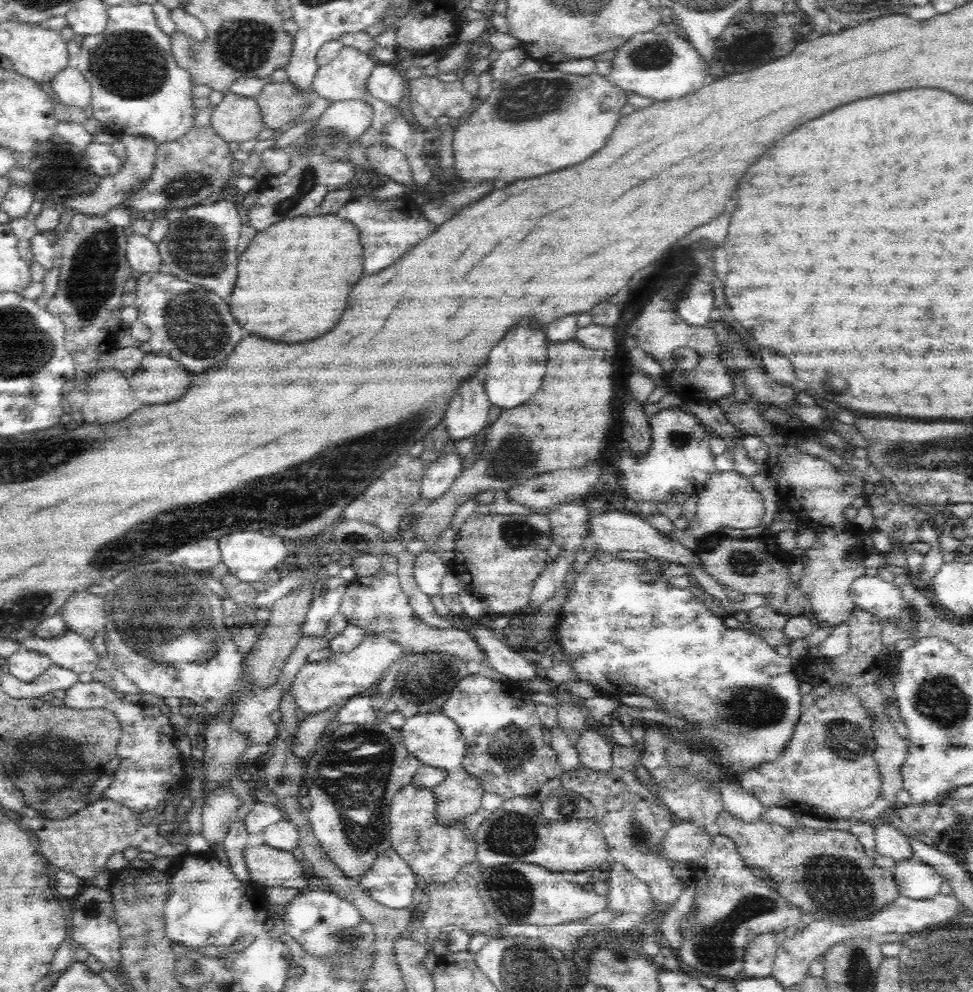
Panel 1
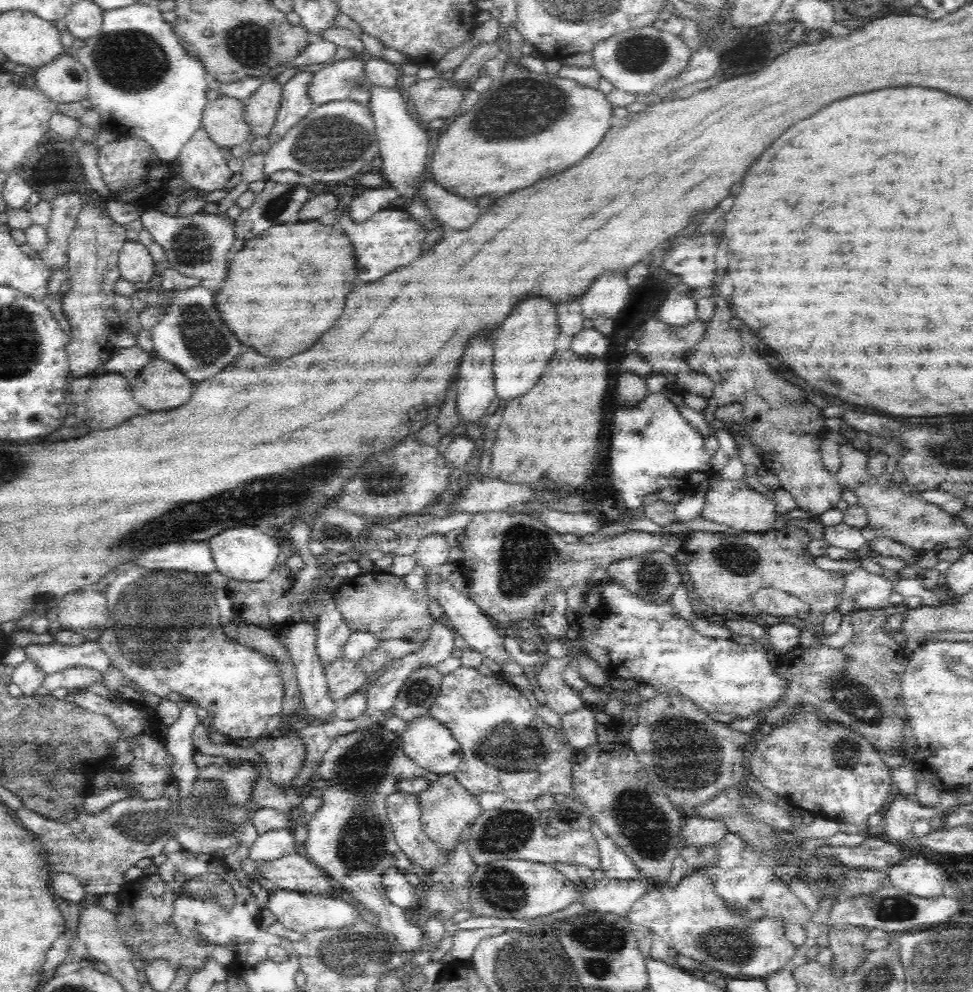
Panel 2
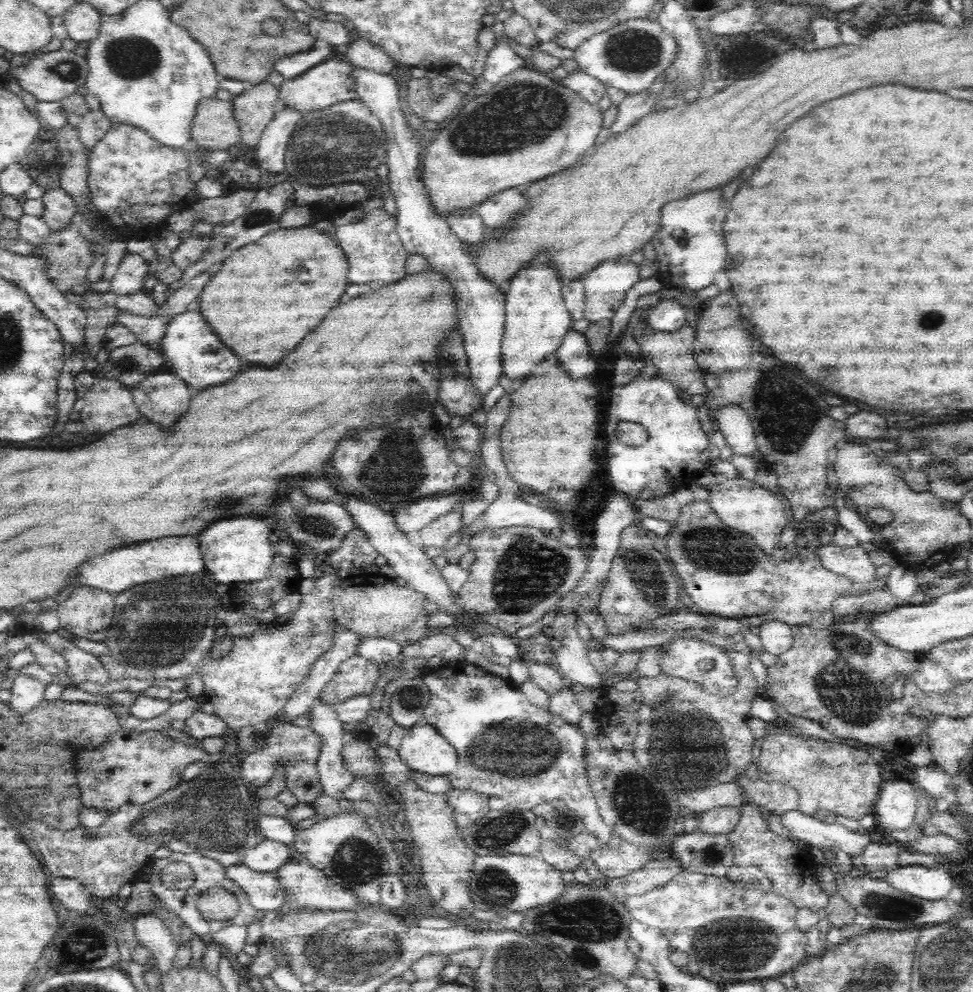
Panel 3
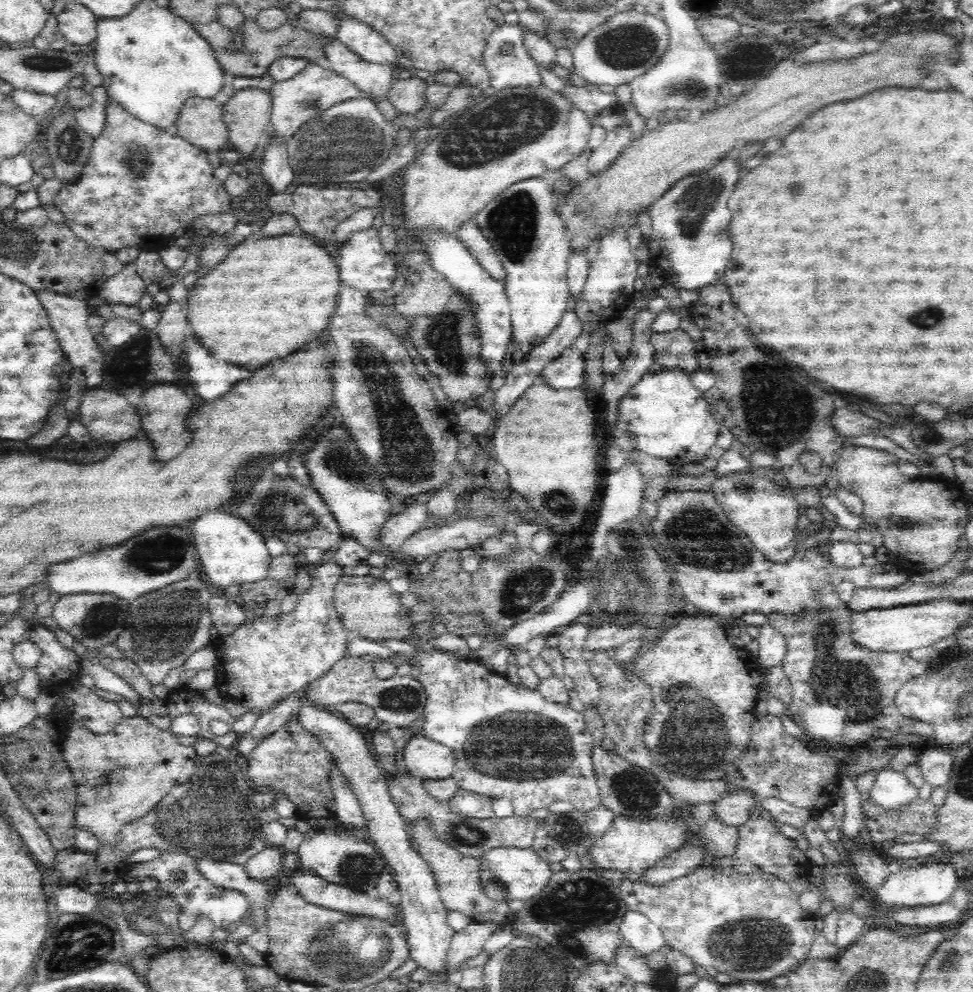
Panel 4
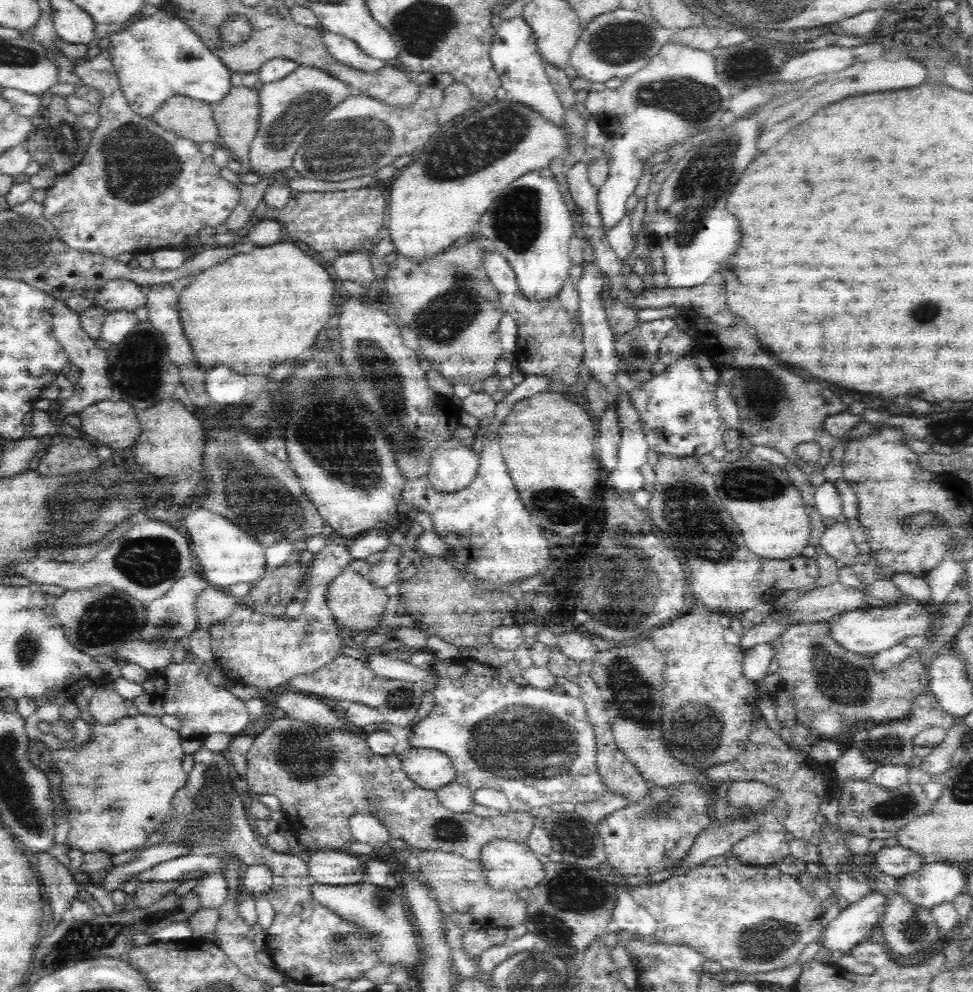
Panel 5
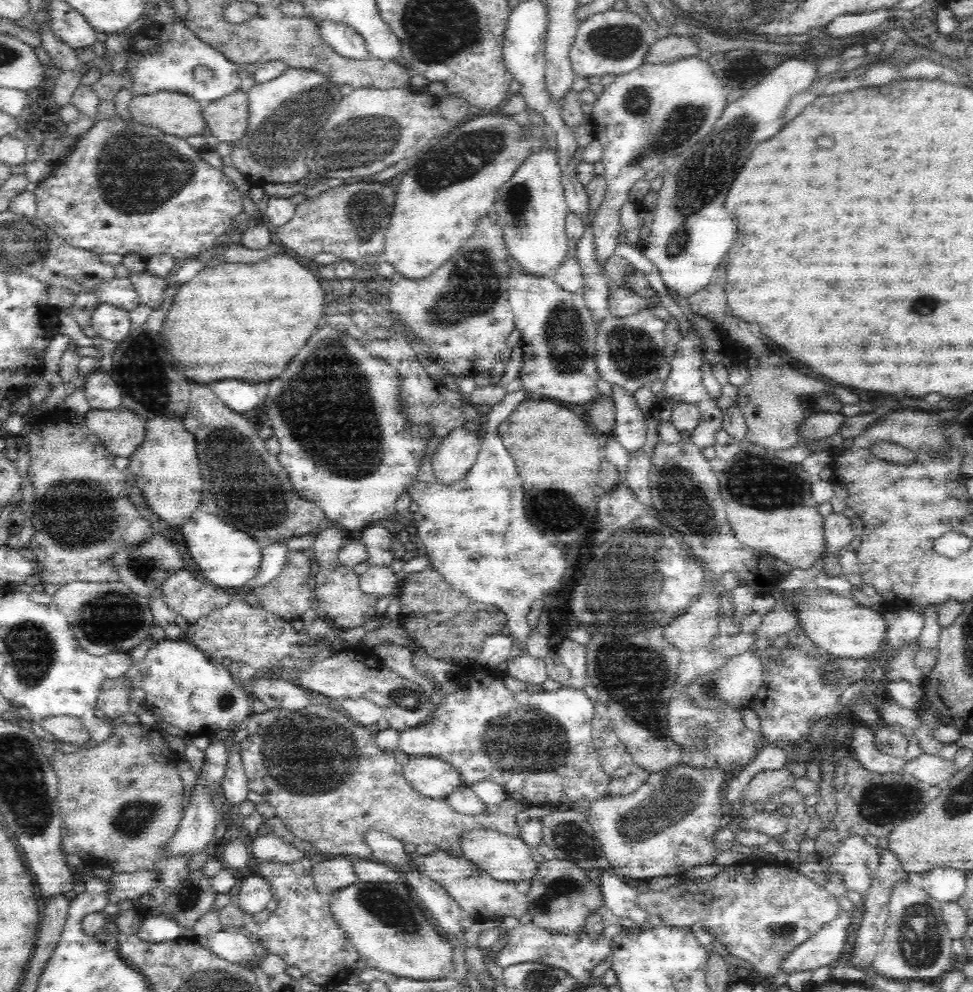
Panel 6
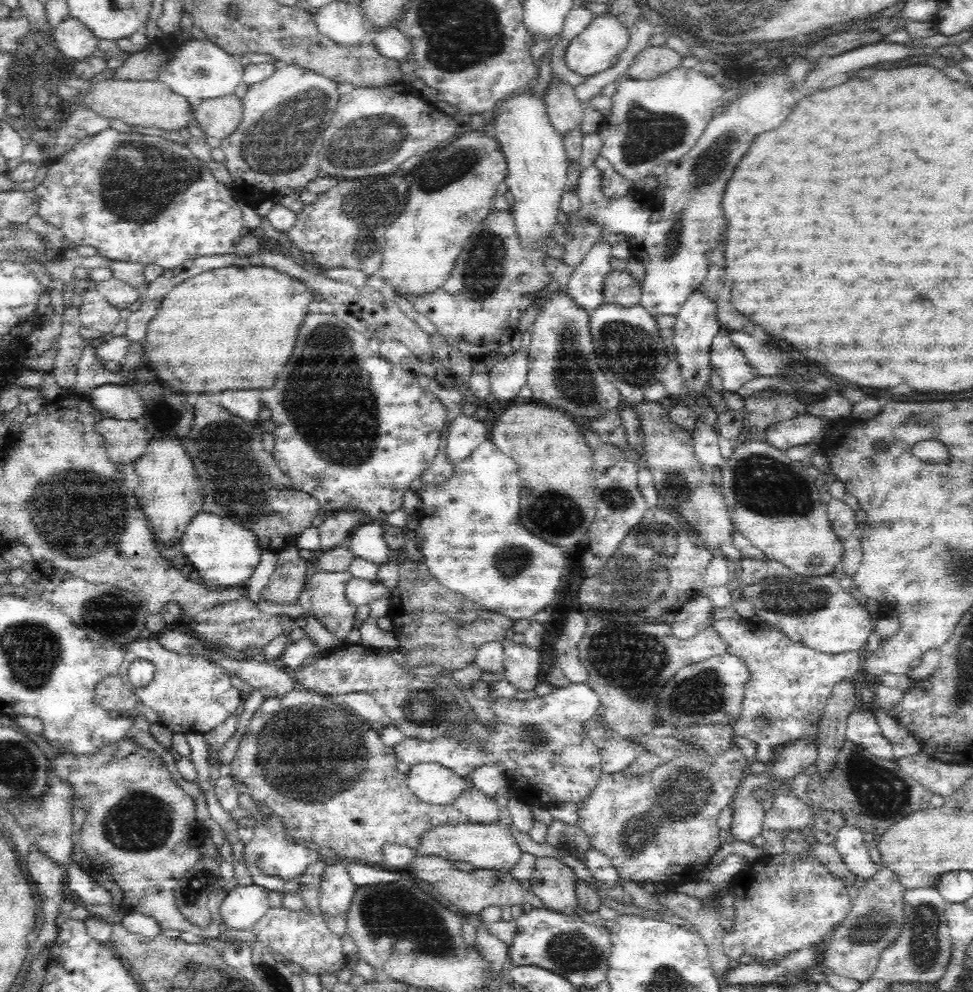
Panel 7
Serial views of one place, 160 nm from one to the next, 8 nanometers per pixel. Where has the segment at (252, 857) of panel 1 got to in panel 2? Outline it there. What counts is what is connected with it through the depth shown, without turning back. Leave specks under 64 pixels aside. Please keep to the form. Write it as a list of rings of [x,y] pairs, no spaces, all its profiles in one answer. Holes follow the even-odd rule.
[[[296,852],[260,862],[257,873],[285,891],[322,896],[335,896],[340,892],[338,886],[331,884],[334,882],[325,871]]]

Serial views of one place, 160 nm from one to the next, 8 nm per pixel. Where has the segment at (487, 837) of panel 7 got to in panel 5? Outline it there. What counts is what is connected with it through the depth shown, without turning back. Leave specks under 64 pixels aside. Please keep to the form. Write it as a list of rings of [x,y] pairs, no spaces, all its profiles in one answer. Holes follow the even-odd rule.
[[[492,840],[481,850],[478,860],[483,866],[488,885],[494,892],[512,891],[517,894],[521,890],[534,890],[545,877],[544,864],[526,844],[518,844],[507,840]]]

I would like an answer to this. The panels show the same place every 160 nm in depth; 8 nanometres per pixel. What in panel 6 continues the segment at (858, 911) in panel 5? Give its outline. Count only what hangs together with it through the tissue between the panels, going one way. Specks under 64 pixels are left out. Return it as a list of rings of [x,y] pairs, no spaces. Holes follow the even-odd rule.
[[[856,907],[841,910],[832,922],[825,924],[812,938],[790,952],[780,969],[792,973],[796,970],[814,970],[838,960],[846,950],[848,930],[852,926],[855,910]]]

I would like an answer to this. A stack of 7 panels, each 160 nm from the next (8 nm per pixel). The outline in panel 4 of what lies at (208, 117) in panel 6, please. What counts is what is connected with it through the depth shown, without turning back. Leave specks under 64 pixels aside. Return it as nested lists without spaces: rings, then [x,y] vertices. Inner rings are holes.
[[[247,88],[236,91],[223,106],[223,119],[229,130],[229,141],[240,153],[256,155],[261,141],[270,132],[272,99],[269,90]]]

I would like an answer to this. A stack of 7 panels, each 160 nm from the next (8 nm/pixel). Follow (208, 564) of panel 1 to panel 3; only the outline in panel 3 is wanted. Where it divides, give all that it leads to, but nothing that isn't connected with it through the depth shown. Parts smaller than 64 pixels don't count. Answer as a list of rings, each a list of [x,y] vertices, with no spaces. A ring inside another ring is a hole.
[[[168,536],[168,538],[136,544],[132,548],[118,548],[114,552],[108,552],[106,556],[100,556],[84,564],[84,568],[80,568],[80,584],[116,594],[122,592],[124,588],[130,588],[132,584],[144,584],[150,580],[166,578],[166,576],[206,572],[203,552],[198,544],[198,538]]]

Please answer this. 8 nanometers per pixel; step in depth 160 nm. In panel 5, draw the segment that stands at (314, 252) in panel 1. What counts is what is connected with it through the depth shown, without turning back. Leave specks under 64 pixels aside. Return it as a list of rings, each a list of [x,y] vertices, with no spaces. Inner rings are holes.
[[[292,240],[278,241],[276,244],[270,246],[259,246],[256,244],[250,252],[236,252],[232,257],[225,262],[216,264],[212,268],[204,270],[202,273],[198,273],[194,276],[192,282],[183,289],[179,294],[178,308],[182,327],[184,327],[184,334],[186,338],[190,340],[192,344],[192,350],[196,354],[196,360],[202,368],[212,368],[212,366],[228,366],[232,368],[234,372],[240,372],[240,374],[268,374],[276,364],[280,364],[282,360],[294,360],[298,354],[302,354],[304,350],[312,348],[316,336],[324,330],[324,326],[334,323],[335,315],[332,309],[334,297],[334,280],[328,273],[326,263],[324,263],[317,255],[312,254],[299,242]]]

